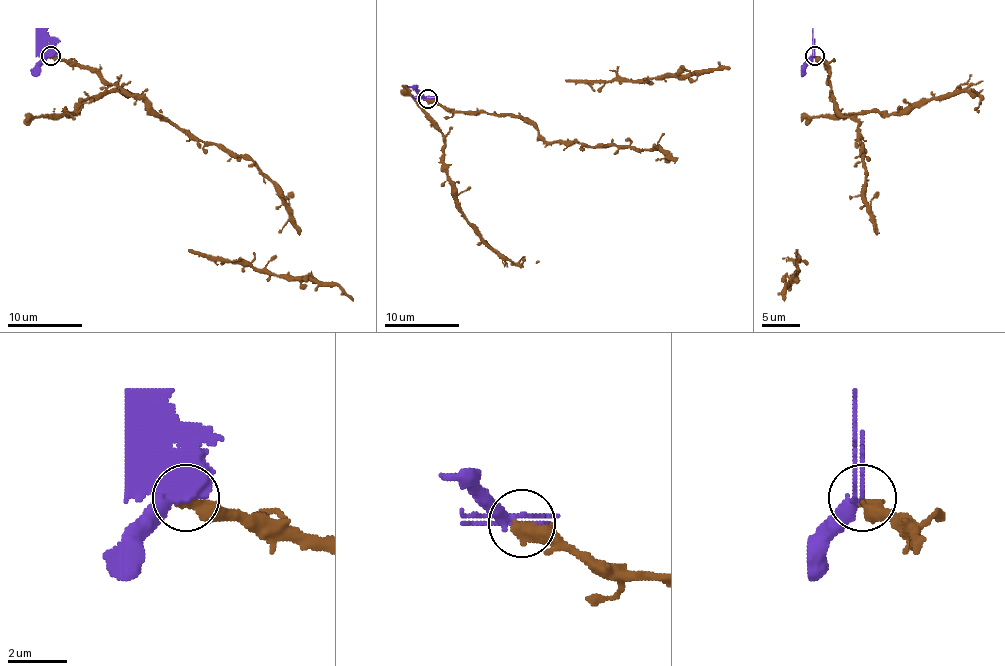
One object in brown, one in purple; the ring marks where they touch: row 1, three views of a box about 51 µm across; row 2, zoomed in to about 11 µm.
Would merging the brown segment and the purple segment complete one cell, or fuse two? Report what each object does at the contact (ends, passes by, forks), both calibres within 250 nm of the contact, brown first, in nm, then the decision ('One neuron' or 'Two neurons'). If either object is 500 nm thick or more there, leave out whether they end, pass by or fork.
At the ring brown ends. At the ring purple ends. Thickness 480 nm (brown) against 480 nm. Two neurons

